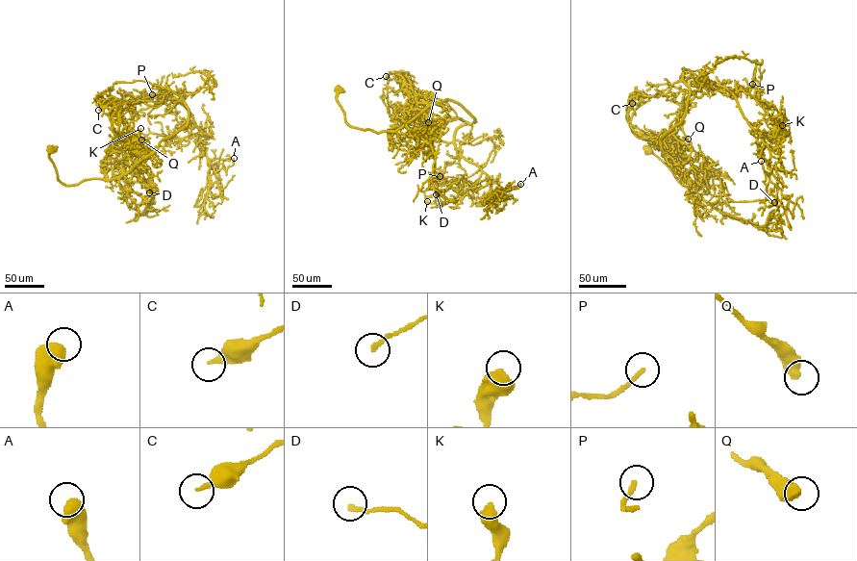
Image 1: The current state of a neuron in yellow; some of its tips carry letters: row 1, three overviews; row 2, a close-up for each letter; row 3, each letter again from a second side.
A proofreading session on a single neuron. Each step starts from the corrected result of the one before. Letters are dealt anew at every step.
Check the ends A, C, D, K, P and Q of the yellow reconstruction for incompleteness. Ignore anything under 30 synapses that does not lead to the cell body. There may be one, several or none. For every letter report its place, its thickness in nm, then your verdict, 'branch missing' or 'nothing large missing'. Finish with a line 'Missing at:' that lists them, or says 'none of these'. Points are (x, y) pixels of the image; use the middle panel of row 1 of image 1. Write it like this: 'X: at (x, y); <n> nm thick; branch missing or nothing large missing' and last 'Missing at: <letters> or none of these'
A: at (520, 184); 600 nm thick; nothing large missing
C: at (386, 76); 300 nm thick; nothing large missing
D: at (436, 194); 200 nm thick; nothing large missing
K: at (427, 201); 600 nm thick; nothing large missing
P: at (440, 176); 200 nm thick; nothing large missing
Q: at (428, 122); 480 nm thick; nothing large missing
Missing at: none of these

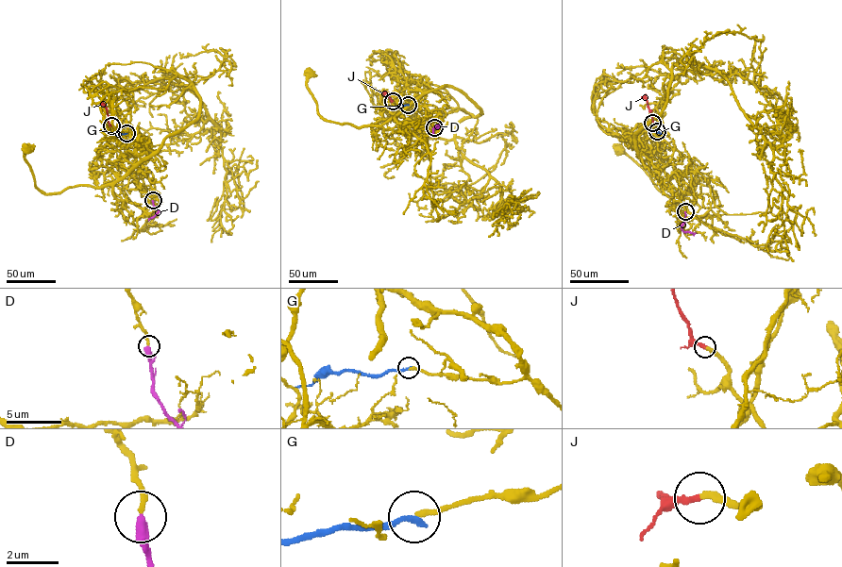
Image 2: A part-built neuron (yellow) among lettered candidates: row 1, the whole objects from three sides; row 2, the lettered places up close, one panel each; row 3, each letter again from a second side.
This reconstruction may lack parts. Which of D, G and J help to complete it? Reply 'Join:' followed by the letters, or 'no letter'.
Join: D, J

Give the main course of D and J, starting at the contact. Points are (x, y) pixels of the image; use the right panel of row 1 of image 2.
D: (685, 211), (682, 229), (693, 235)
J: (652, 123), (646, 96), (643, 98)

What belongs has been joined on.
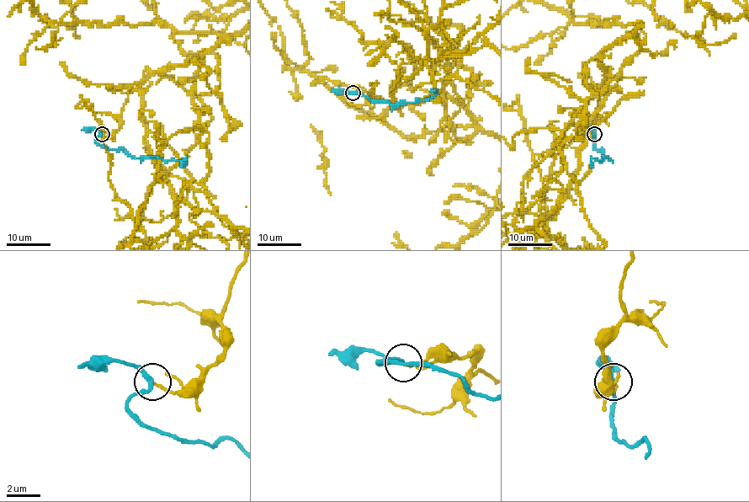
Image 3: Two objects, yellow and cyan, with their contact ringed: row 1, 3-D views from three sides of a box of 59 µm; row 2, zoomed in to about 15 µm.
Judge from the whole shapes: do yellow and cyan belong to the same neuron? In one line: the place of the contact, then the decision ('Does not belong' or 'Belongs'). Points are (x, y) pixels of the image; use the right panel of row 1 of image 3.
Place: (594, 134). Does not belong

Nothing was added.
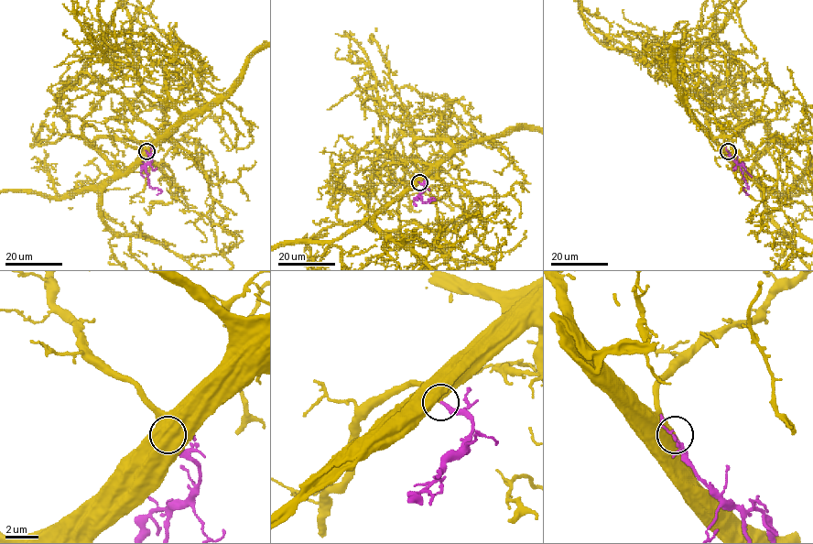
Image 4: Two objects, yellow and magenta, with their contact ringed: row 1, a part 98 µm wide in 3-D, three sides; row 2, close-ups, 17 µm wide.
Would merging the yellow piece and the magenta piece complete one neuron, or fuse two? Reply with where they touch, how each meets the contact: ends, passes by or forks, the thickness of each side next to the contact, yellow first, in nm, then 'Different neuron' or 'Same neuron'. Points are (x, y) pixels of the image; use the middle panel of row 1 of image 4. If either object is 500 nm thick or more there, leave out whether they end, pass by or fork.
Place: (419, 182). At the ring yellow passes by. At the ring magenta ends. Thickness 480 nm (yellow) against 200 nm. Same neuron

